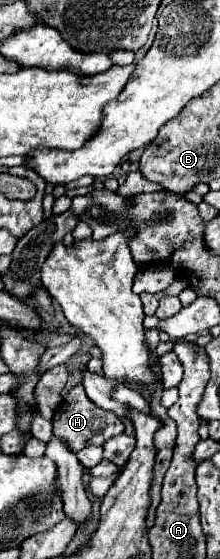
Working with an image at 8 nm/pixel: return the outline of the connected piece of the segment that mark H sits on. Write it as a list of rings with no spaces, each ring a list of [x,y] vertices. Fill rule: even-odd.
[[[77,384],[75,388],[69,390],[69,394],[65,396],[65,402],[61,402],[57,414],[53,416],[53,434],[67,442],[67,448],[69,450],[75,450],[79,452],[81,448],[89,446],[89,444],[95,444],[95,446],[103,446],[109,438],[117,436],[117,434],[123,434],[123,428],[115,428],[115,422],[113,422],[113,414],[109,412],[103,412],[101,408],[97,408],[85,394],[83,386]]]

